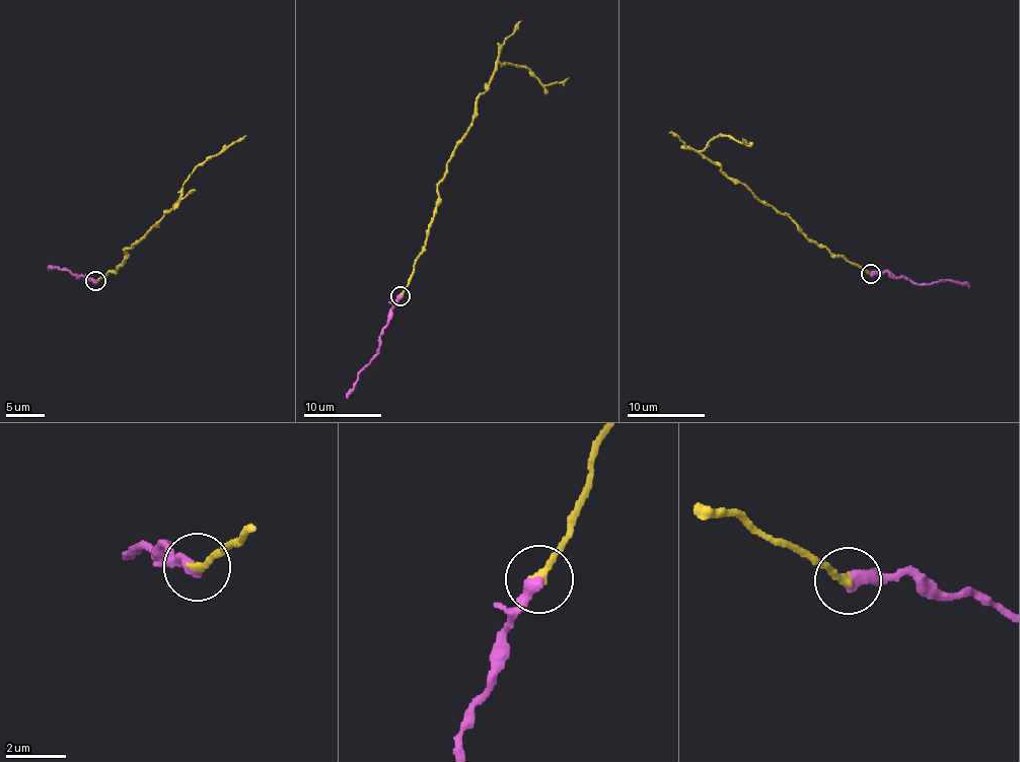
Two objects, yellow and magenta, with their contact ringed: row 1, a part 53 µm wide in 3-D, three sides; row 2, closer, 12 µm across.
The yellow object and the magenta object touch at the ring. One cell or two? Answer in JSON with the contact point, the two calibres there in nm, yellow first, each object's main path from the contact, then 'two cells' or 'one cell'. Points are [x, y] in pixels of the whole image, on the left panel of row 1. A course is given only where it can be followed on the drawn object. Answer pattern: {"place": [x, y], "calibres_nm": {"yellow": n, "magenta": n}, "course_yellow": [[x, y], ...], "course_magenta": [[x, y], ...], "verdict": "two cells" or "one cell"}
{"place": [95, 281], "calibres_nm": {"yellow": 260, "magenta": 400}, "course_yellow": [[95, 282], [116, 270], [122, 263], [125, 250], [174, 205], [184, 185], [199, 164], [245, 135]], "course_magenta": [[95, 282], [89, 276], [78, 277], [77, 273], [64, 267], [59, 269], [57, 265], [48, 271]], "verdict": "two cells"}

